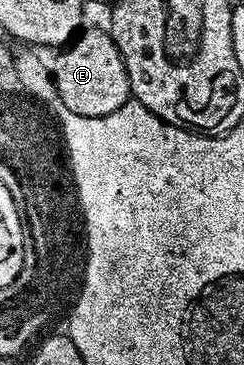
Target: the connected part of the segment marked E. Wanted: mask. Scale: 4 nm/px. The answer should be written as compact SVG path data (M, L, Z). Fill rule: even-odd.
M106 29L86 30L60 53L64 54L59 59L54 59L55 90L63 101L62 109L90 118L109 116L109 112L117 112L117 108L129 101L129 76L125 72L121 52L110 33Z

